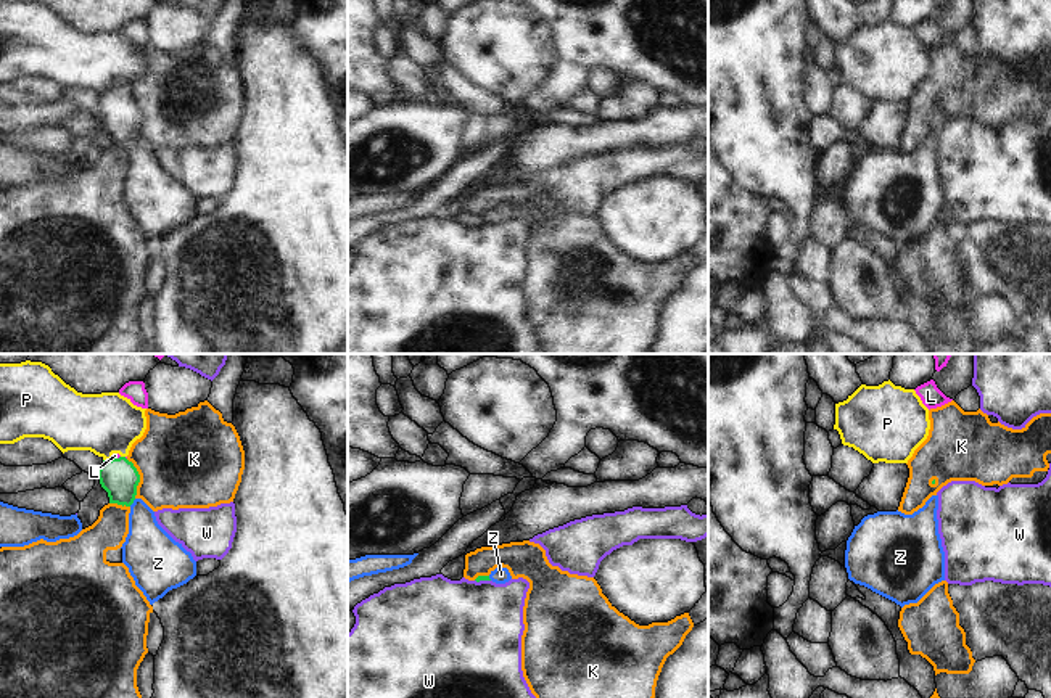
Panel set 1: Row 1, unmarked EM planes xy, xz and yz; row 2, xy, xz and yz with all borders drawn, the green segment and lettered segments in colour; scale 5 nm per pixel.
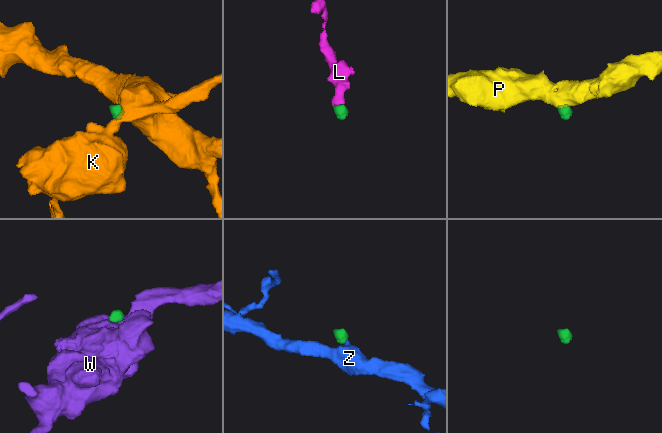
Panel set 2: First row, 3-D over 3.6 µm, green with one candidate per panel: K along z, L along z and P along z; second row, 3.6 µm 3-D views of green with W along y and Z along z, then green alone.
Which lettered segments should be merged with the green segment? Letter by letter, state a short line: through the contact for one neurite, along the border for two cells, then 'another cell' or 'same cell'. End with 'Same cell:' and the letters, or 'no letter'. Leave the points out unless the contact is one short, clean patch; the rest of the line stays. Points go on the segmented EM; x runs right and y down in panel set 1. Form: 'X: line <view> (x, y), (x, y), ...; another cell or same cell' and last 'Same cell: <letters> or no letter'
K: line xy (126, 459), (139, 475), (136, 497); another cell
L: line xy (119, 478), (116, 459), (115, 455); same cell
P: line xy (111, 457), (103, 460); another cell
W: line xz (475, 579), (490, 581); another cell
Z: line xy (119, 478), (123, 492), (132, 502), (140, 512), (148, 549); same cell
Same cell: L, Z

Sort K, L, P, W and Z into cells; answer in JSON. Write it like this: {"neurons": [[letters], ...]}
{"neurons": [["K"], ["L", "Z"], ["P"], ["W"]]}

